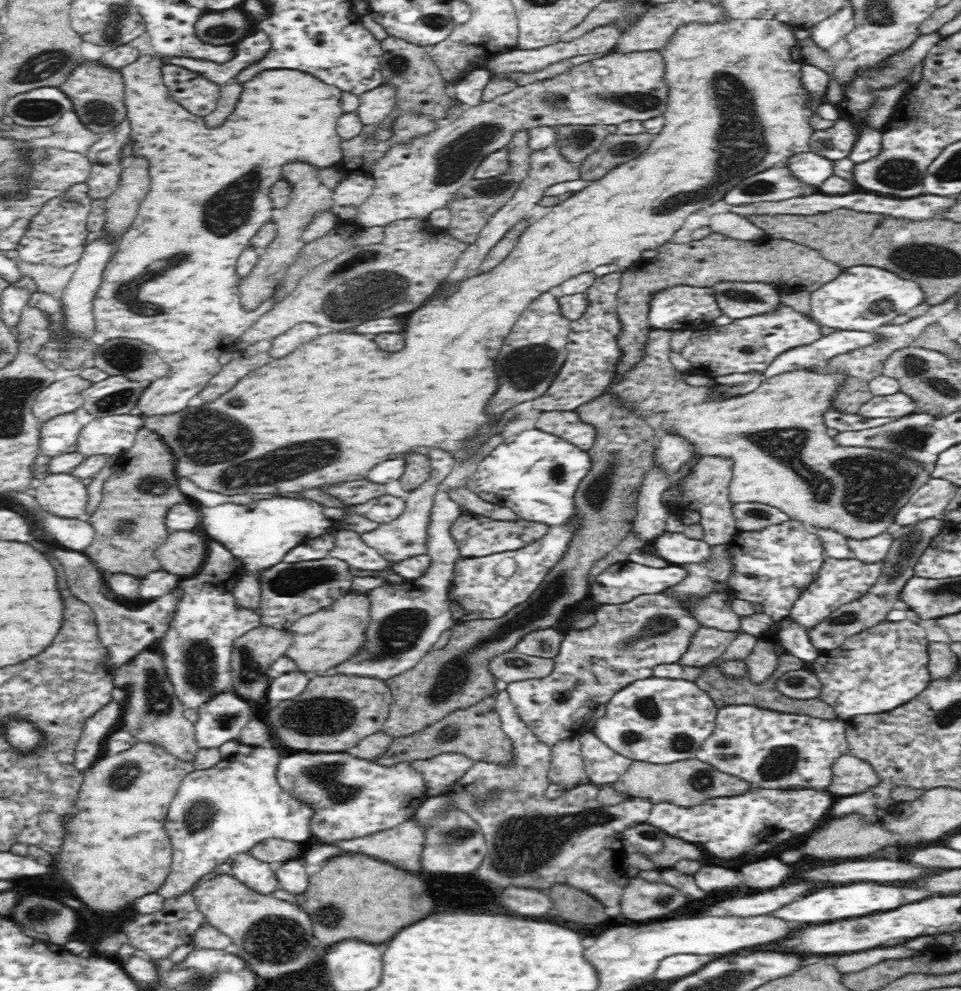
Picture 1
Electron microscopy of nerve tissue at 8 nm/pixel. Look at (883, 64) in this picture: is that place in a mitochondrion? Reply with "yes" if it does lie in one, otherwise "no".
no

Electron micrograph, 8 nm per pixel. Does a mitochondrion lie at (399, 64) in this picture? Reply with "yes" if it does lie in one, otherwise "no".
yes

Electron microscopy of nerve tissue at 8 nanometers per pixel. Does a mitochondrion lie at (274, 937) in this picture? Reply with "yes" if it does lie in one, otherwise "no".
yes

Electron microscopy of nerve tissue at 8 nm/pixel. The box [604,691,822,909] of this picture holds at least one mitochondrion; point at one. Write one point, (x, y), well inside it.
(783, 760)

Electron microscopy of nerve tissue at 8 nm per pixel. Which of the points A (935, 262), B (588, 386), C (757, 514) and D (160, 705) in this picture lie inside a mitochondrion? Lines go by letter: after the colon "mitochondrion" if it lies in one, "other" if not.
A: mitochondrion
B: other
C: mitochondrion
D: mitochondrion

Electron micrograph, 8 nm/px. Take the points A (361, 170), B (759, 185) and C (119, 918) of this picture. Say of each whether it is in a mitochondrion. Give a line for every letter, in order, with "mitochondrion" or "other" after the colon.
A: other
B: mitochondrion
C: other

